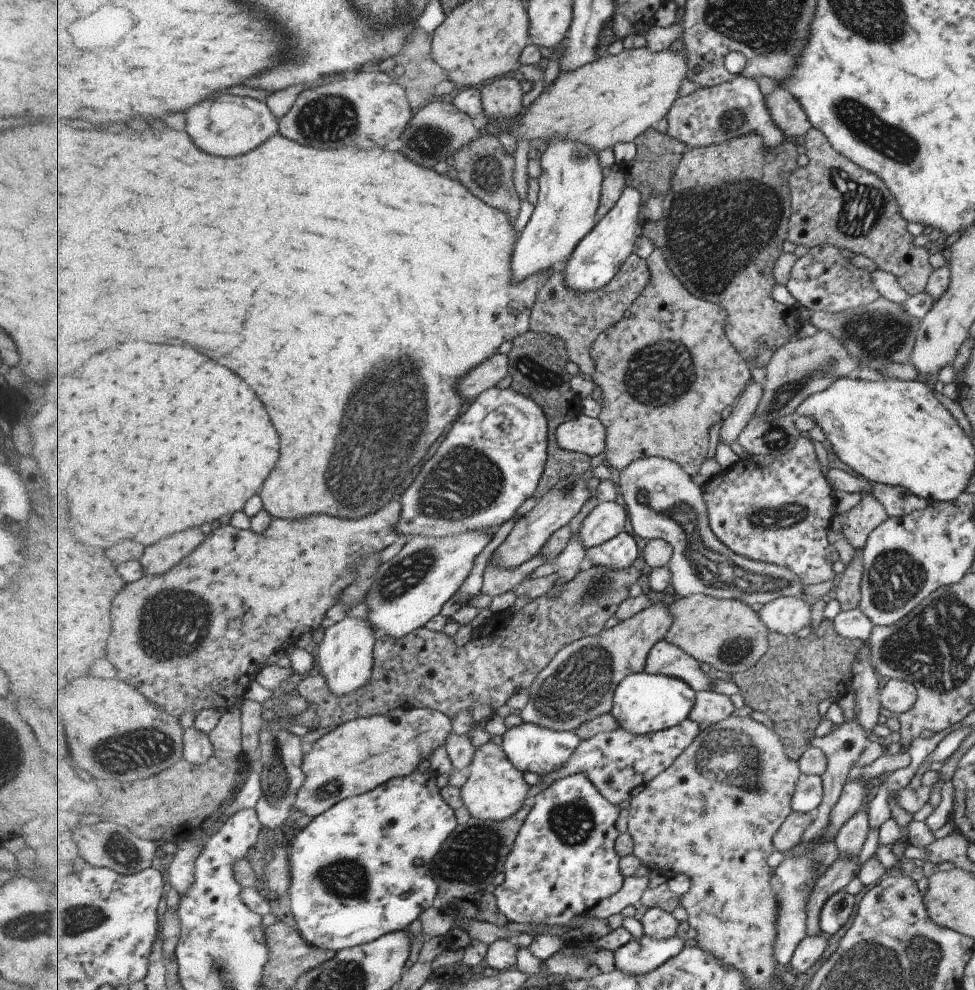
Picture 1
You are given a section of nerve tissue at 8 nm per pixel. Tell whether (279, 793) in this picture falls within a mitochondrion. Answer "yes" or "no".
yes

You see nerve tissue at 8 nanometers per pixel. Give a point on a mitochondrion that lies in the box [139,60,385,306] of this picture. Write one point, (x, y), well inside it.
(331, 119)

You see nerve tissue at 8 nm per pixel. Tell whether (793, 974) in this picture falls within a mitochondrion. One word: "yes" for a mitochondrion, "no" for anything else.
no

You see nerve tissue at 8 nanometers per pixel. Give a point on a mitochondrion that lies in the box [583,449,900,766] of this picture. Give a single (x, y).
(712, 569)

